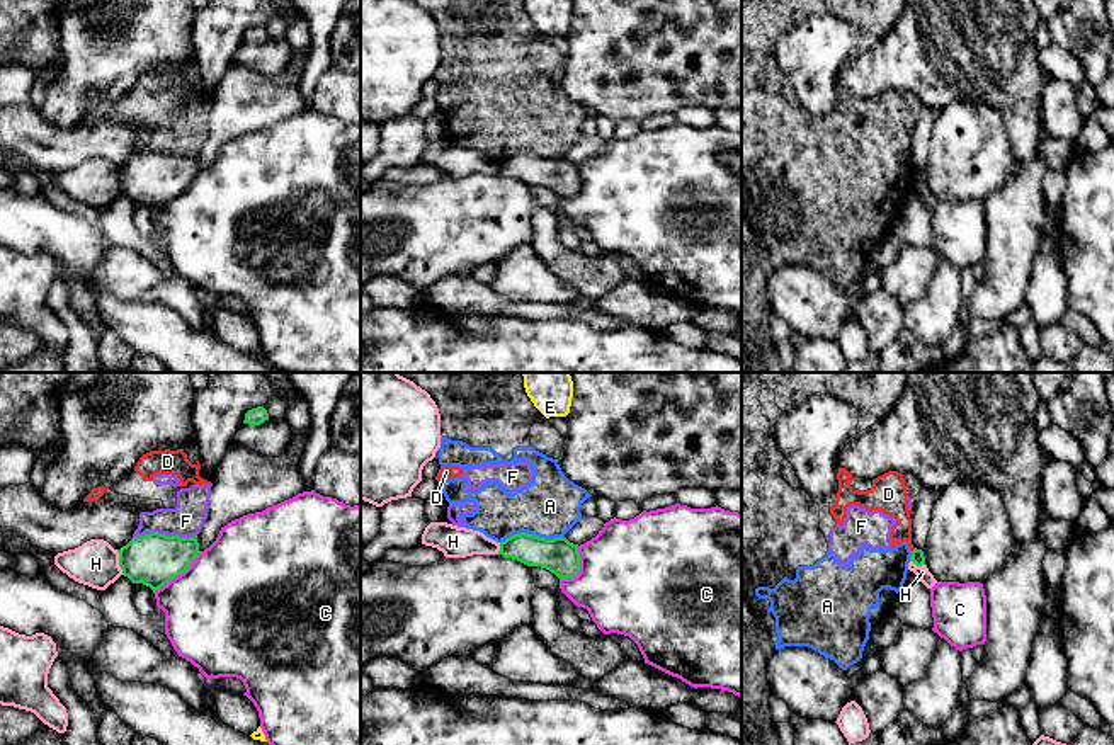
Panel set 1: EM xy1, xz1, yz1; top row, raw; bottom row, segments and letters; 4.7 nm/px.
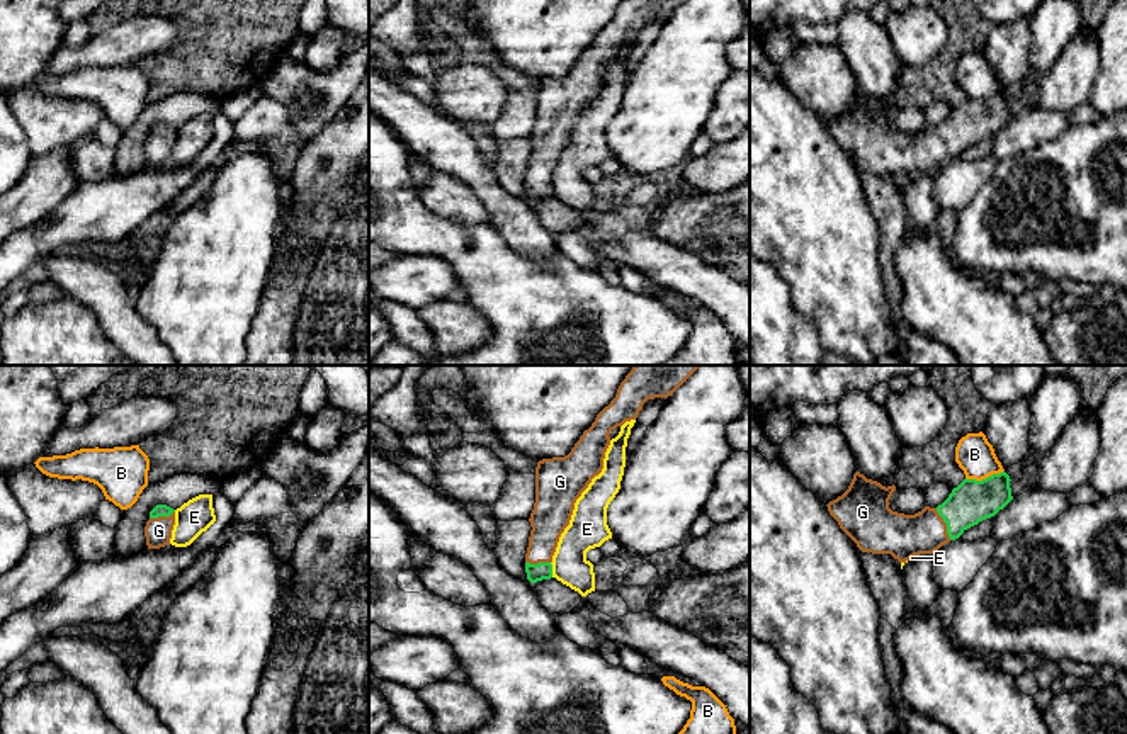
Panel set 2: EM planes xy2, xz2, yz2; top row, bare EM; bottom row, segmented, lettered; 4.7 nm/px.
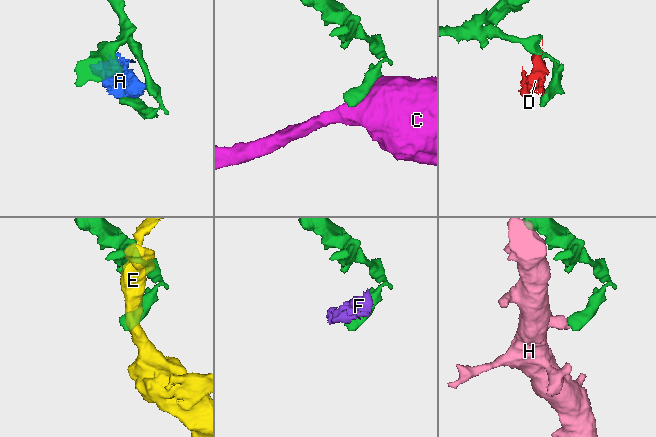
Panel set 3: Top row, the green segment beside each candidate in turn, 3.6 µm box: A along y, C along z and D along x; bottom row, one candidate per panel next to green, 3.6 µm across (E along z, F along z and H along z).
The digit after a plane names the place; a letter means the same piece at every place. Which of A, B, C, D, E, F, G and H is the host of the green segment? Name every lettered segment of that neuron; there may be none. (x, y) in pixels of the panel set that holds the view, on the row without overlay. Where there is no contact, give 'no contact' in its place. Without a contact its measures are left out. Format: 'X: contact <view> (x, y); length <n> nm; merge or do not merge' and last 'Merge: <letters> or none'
A: contact xz1 (531, 153); length 300 nm; do not merge
B: contact yz2 (986, 97); length 190 nm; do not merge
C: contact xy1 (177, 194); length 300 nm; do not merge
D: contact yz1 (914, 169); length 30 nm; do not merge
E: contact xz2 (551, 189); length 70 nm; do not merge
F: contact xy1 (164, 153); length 300 nm; do not merge
G: contact yz2 (945, 141); length 170 nm; merge
H: contact xy1 (119, 181); length 120 nm; do not merge
Merge: G

